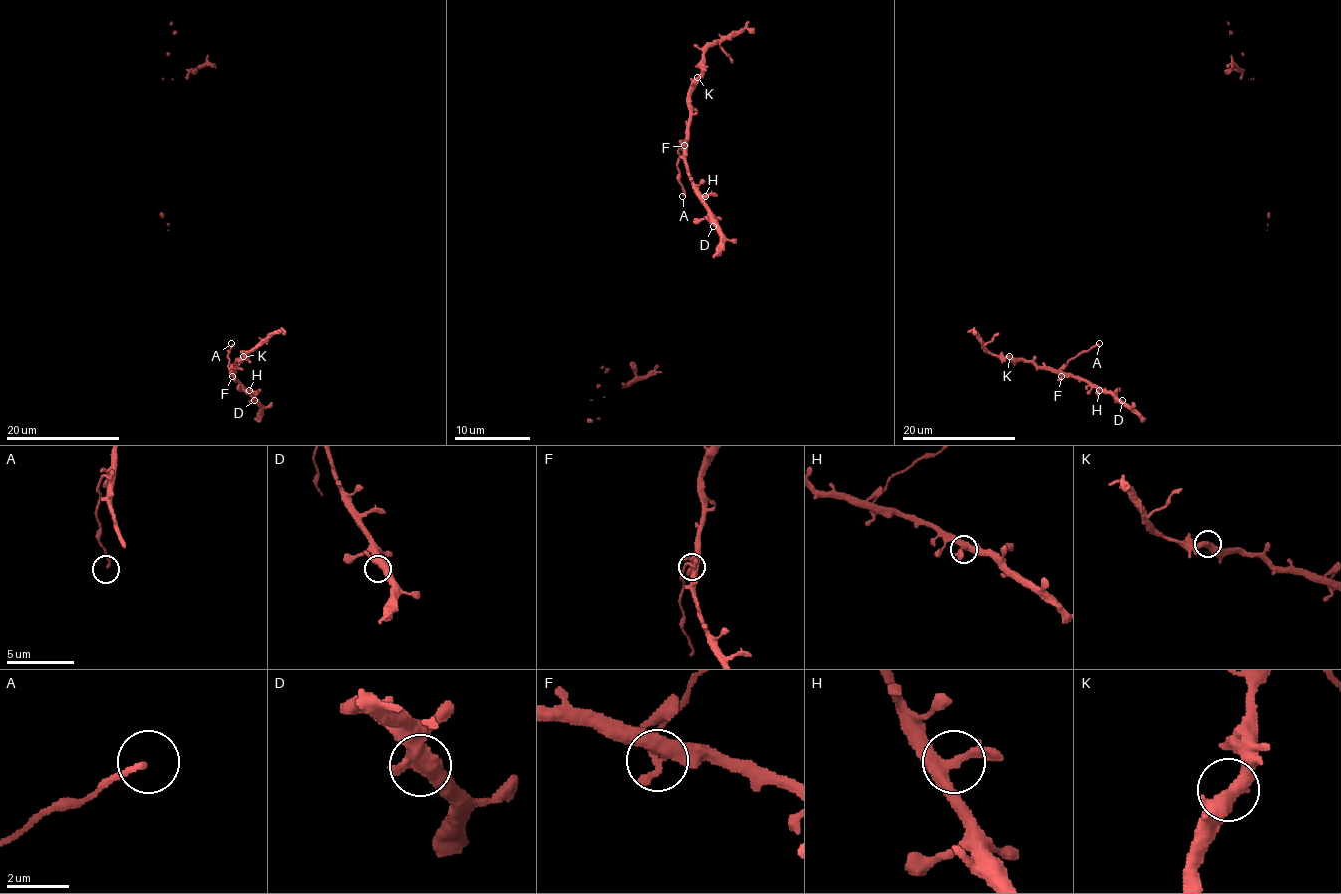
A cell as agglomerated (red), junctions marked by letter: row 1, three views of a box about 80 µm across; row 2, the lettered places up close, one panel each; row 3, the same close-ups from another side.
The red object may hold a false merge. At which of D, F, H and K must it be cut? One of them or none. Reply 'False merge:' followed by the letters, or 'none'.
False merge: F

